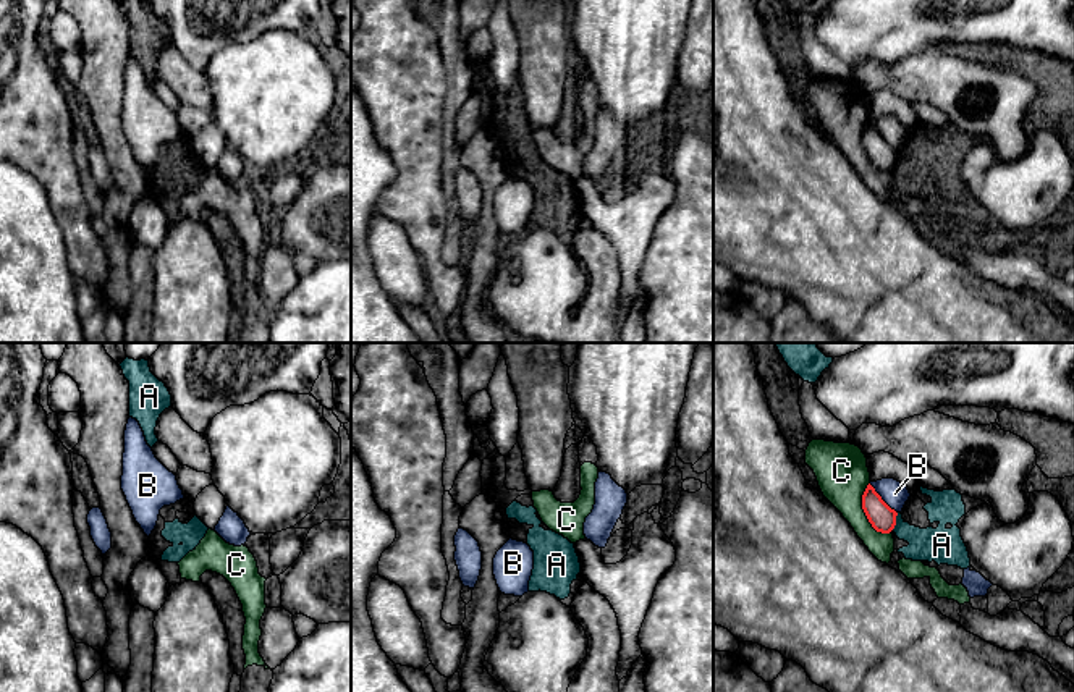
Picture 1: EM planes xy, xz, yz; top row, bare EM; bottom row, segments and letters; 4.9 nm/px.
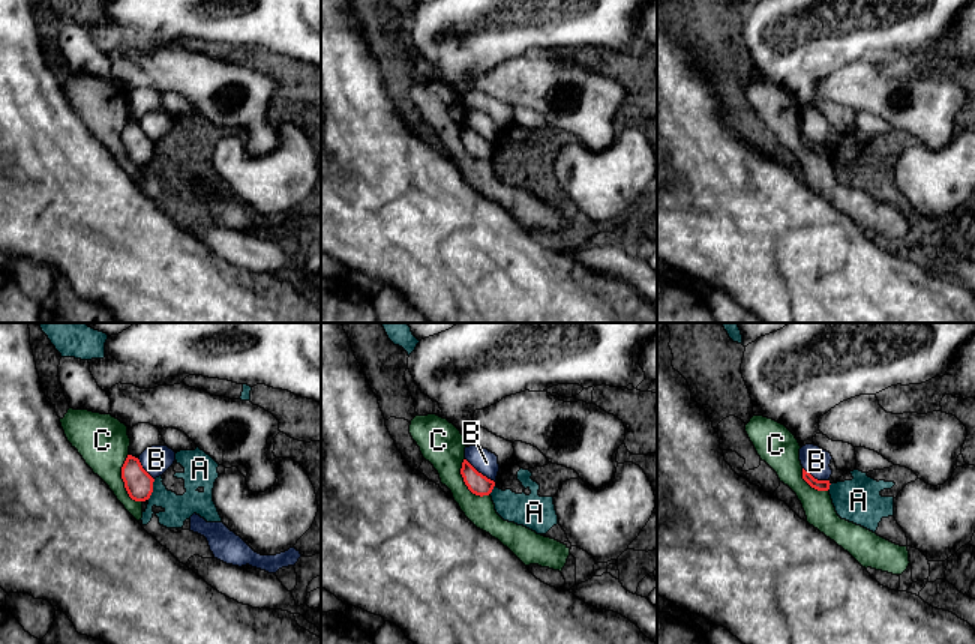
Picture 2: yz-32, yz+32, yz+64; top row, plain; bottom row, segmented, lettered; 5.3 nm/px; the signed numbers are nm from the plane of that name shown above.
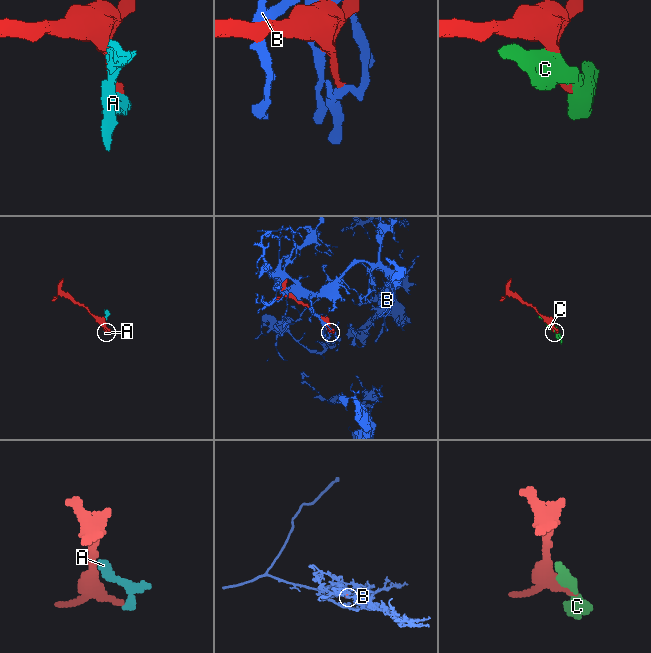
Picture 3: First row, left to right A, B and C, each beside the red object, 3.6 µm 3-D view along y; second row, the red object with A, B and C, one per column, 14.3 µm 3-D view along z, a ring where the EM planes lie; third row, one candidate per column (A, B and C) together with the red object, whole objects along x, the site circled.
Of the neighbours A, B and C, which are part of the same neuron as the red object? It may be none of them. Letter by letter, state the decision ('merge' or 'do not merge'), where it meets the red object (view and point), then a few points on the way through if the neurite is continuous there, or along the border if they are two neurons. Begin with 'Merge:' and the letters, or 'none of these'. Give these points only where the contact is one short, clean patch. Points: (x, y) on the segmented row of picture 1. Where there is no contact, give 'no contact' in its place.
Merge: none of these
A: do not merge; meets red in yz at (895, 521); border along yz (898, 513), (896, 524), (892, 529)
B: do not merge; meets red in yz at (880, 498)
C: do not merge; meets red in yz at (864, 511)

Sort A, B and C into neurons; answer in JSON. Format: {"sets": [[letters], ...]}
{"sets": [["A"], ["B"], ["C"]]}

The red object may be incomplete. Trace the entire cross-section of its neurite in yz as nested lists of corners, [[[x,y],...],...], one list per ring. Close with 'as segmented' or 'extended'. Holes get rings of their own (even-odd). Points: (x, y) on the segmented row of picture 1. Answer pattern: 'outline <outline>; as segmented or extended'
outline [[[870,483],[862,495],[862,509],[877,532],[890,534],[894,529],[898,513],[882,500]]]; as segmented

